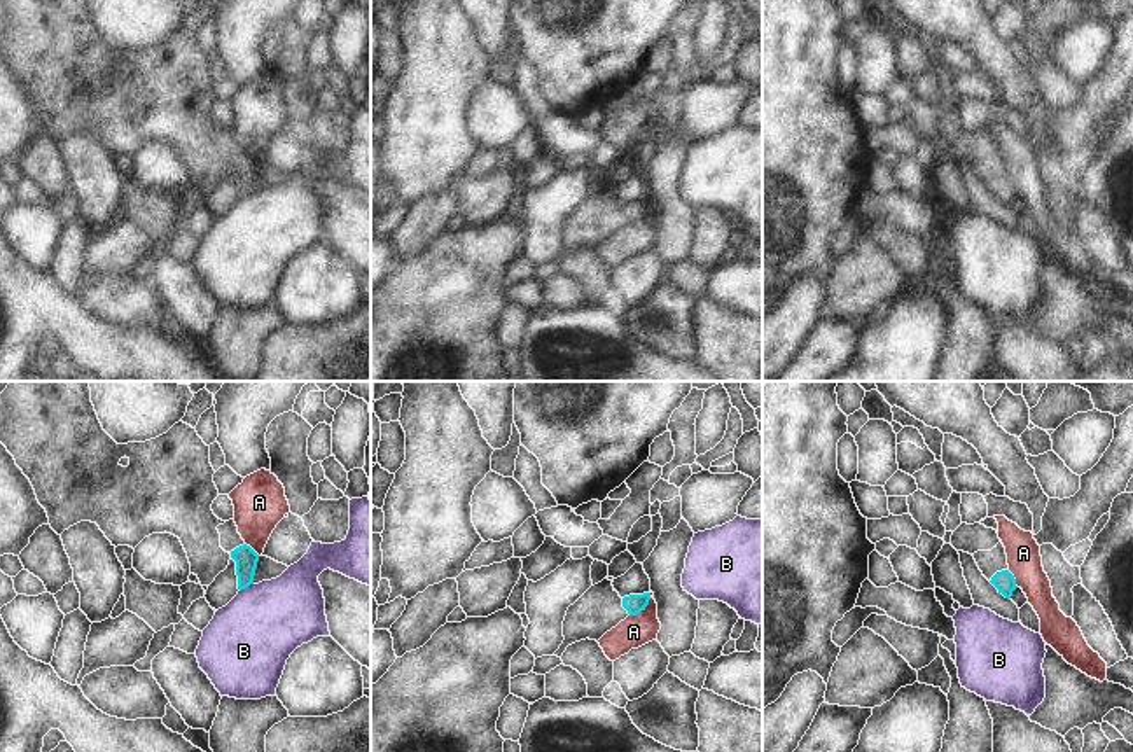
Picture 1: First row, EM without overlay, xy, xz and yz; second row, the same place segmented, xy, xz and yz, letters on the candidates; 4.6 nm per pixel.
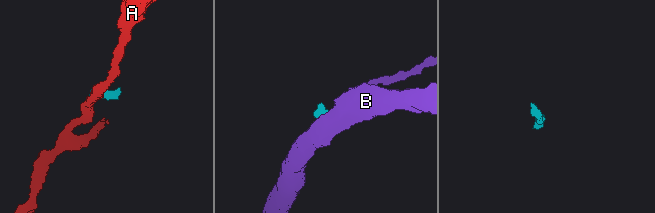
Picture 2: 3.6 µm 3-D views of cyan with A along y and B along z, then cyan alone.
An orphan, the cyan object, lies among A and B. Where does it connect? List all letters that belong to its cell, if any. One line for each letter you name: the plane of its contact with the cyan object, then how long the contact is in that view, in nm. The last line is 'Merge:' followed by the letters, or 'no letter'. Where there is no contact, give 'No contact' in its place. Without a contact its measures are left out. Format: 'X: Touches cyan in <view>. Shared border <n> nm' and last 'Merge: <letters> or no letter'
Merge: no letter

